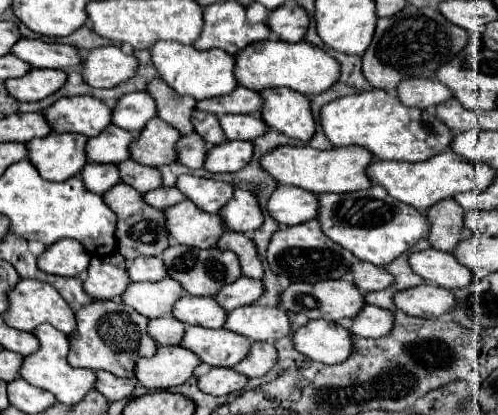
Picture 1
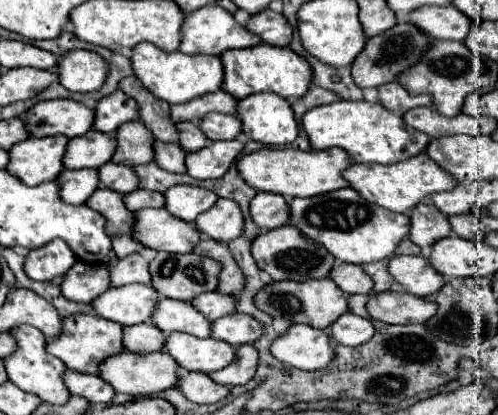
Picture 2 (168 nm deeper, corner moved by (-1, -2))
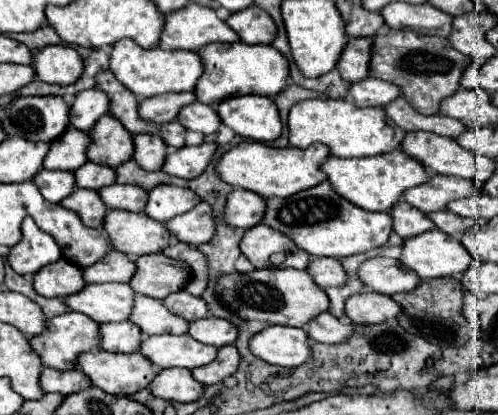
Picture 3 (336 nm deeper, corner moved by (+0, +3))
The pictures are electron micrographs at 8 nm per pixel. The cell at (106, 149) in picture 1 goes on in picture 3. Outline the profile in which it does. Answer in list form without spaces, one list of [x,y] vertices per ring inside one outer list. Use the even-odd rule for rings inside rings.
[[[70,128],[58,140],[52,140],[50,152],[46,154],[44,168],[50,170],[76,170],[82,164],[88,162],[88,144],[90,144],[88,132]]]

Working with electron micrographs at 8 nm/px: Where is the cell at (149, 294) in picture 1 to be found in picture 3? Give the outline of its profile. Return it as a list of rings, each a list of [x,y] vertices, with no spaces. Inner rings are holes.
[[[108,282],[108,284],[88,284],[82,292],[76,292],[72,296],[66,296],[64,302],[70,310],[82,312],[102,322],[122,322],[128,320],[134,310],[134,298],[136,292],[130,284],[120,282]]]

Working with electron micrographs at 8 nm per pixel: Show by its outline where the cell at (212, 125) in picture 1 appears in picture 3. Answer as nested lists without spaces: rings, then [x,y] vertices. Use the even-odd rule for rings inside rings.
[[[178,120],[160,126],[160,138],[172,148],[182,148],[184,146],[184,136],[186,136],[186,128]]]

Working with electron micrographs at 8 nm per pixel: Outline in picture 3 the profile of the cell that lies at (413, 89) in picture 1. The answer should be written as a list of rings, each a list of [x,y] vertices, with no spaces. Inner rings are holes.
[[[364,78],[350,86],[348,98],[354,100],[358,106],[386,106],[402,96],[402,90],[396,84],[388,84],[380,78]]]

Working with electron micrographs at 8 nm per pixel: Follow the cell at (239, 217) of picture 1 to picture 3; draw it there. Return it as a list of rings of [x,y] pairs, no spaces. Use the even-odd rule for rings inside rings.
[[[200,202],[194,206],[194,210],[168,220],[166,226],[178,240],[194,246],[210,242],[210,238],[216,234],[216,218],[208,202]]]

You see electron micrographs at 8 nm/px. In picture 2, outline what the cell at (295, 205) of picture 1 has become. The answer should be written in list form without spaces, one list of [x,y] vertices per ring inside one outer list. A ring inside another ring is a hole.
[[[259,191],[249,205],[251,219],[259,229],[275,229],[289,221],[289,207],[285,197]]]

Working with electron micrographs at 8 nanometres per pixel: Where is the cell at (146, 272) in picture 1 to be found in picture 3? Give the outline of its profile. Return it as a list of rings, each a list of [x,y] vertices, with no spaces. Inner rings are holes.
[[[112,250],[102,260],[84,268],[84,280],[92,282],[126,282],[126,276],[134,276],[136,262],[124,252]]]

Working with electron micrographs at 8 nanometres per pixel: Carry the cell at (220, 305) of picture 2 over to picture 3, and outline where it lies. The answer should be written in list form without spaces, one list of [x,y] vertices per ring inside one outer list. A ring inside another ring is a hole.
[[[186,290],[170,294],[170,296],[164,300],[164,304],[166,304],[166,308],[168,308],[172,314],[178,314],[178,316],[190,320],[190,322],[208,316],[208,306],[206,306],[206,302],[204,302],[200,296],[192,296],[192,294],[186,292]]]

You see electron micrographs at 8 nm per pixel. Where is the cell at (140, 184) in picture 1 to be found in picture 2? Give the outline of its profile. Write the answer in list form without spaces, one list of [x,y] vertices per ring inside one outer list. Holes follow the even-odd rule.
[[[109,161],[107,165],[101,165],[97,171],[99,171],[101,187],[119,191],[121,195],[135,191],[137,185],[139,185],[137,175],[135,175],[133,169],[127,167],[127,165],[117,165],[117,163],[111,163],[111,161]]]

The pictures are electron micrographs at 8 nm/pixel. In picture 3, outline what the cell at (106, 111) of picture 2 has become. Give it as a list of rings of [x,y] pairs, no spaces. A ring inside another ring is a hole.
[[[100,88],[80,92],[72,104],[72,126],[84,132],[90,132],[94,124],[110,114],[110,98]]]

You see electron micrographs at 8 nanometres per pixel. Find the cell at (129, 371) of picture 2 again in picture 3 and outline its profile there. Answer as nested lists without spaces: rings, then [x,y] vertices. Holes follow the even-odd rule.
[[[94,350],[94,352],[86,352],[82,356],[78,356],[78,368],[82,368],[82,372],[92,380],[94,386],[102,388],[108,394],[124,394],[124,396],[132,396],[134,392],[148,388],[148,384],[156,378],[156,374],[160,372],[158,366],[154,366],[150,360],[146,360],[146,356],[142,356],[140,352],[134,354],[120,354],[120,352],[106,352],[106,350]]]

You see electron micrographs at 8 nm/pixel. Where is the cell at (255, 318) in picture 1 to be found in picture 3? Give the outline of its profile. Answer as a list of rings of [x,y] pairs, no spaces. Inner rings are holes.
[[[202,318],[202,320],[194,320],[190,322],[190,332],[192,338],[200,340],[202,344],[212,344],[212,346],[226,346],[226,344],[234,344],[238,338],[238,328],[226,320],[226,318]]]

